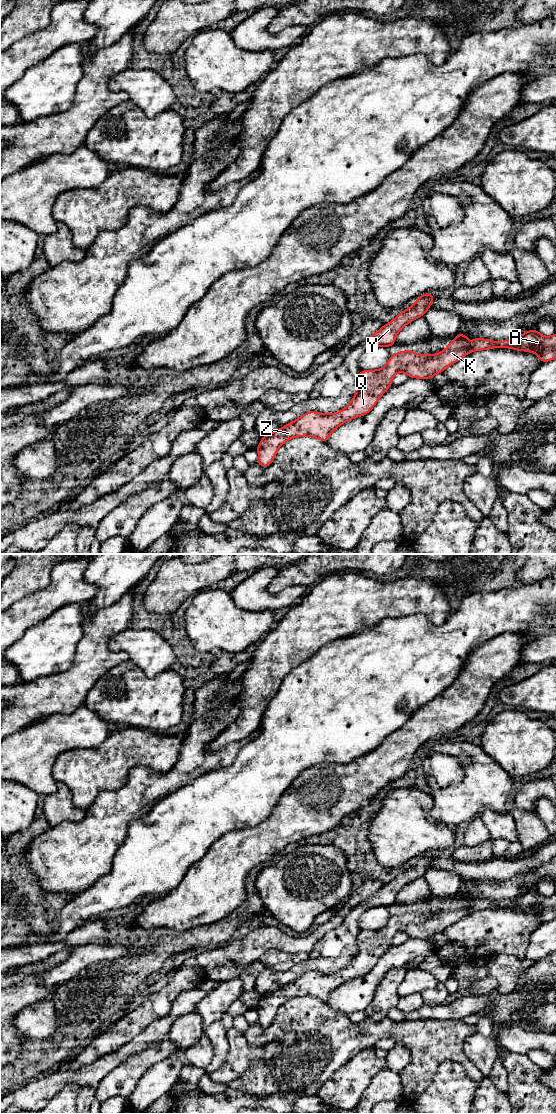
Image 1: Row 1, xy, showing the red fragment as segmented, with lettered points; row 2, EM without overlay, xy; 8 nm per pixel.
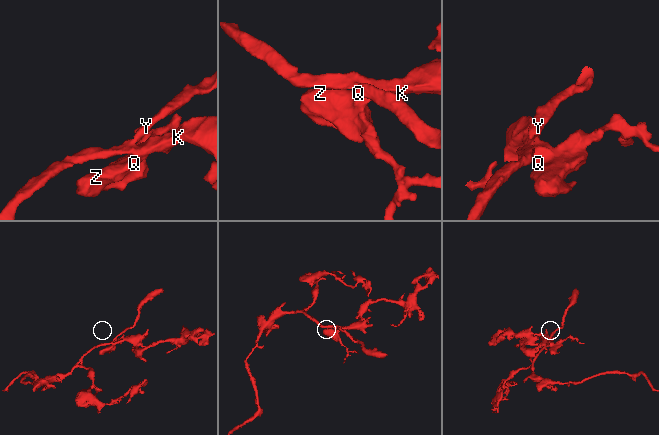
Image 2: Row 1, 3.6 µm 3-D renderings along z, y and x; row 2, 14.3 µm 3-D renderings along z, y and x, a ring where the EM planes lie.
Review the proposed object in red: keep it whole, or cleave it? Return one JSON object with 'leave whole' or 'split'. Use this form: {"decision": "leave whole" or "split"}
{"decision": "split"}

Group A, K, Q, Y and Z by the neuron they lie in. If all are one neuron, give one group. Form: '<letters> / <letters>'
A K Q Z / Y

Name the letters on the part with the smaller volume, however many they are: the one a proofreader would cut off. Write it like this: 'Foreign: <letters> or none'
Foreign: Y

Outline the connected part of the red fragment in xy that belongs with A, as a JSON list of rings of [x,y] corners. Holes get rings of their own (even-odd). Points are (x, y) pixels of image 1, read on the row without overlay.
[[[530,890],[514,900],[503,901],[491,901],[457,893],[446,909],[437,914],[422,915],[411,910],[394,913],[383,928],[360,931],[356,938],[358,951],[347,967],[340,972],[322,974],[309,971],[277,991],[263,995],[259,1006],[255,1008],[259,1014],[256,1024],[261,1027],[270,1026],[278,1008],[295,997],[309,996],[326,1003],[331,992],[343,983],[369,973],[392,945],[392,939],[398,932],[405,932],[409,938],[430,940],[435,934],[443,932],[471,912],[491,908],[534,912],[542,923],[546,923],[556,918],[556,893],[545,897],[538,890]],[[471,899],[475,900],[473,905],[459,906]]]

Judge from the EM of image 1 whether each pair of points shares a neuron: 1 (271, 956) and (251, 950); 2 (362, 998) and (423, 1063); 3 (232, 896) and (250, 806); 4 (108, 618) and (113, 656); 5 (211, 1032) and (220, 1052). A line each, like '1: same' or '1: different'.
1: different
2: different
3: different
4: same
5: same

